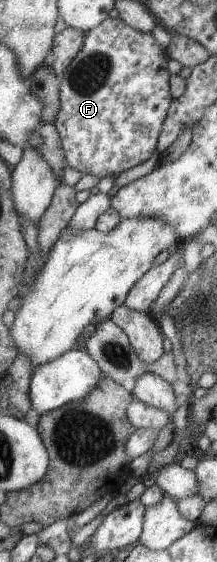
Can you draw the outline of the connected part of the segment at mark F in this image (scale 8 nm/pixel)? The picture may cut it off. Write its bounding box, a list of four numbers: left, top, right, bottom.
[53,17,172,177]

